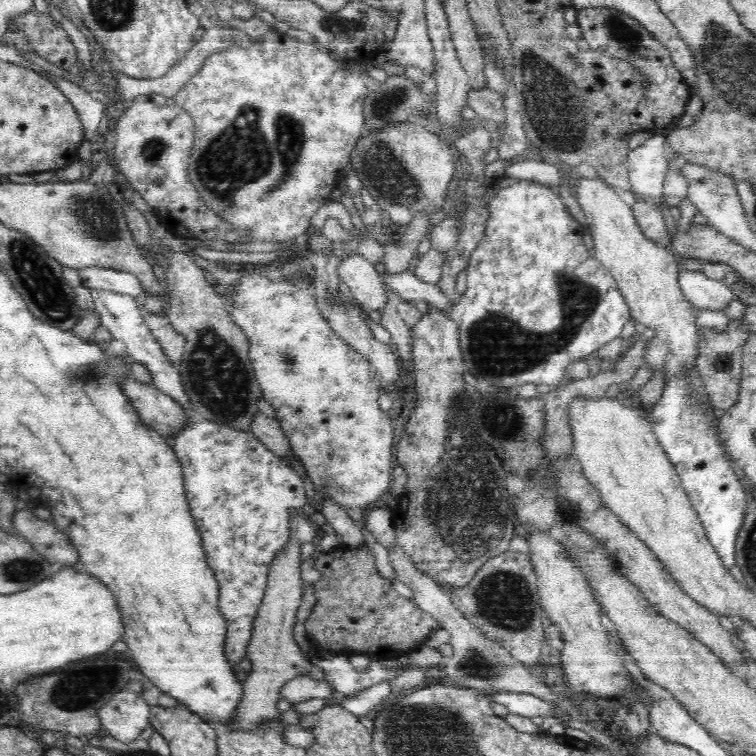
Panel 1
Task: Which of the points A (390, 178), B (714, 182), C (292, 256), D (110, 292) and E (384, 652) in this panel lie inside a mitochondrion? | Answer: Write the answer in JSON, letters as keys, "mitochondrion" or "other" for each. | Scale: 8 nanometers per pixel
{"A":"mitochondrion","B":"mitochondrion","C":"other","D":"other","E":"other"}

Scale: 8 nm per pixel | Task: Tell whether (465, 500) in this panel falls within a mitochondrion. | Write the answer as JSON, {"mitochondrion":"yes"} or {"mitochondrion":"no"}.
{"mitochondrion":"yes"}

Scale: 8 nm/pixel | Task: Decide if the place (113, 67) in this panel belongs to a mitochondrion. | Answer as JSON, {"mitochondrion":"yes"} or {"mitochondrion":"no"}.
{"mitochondrion":"no"}

